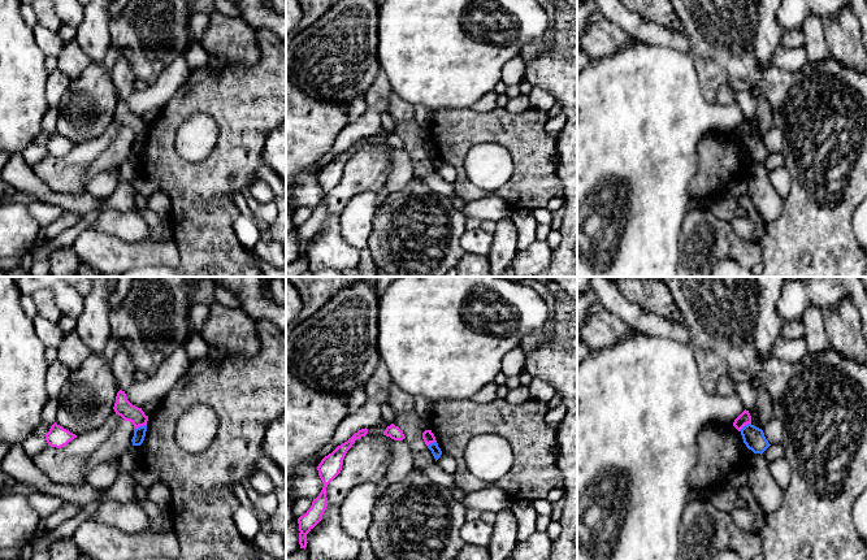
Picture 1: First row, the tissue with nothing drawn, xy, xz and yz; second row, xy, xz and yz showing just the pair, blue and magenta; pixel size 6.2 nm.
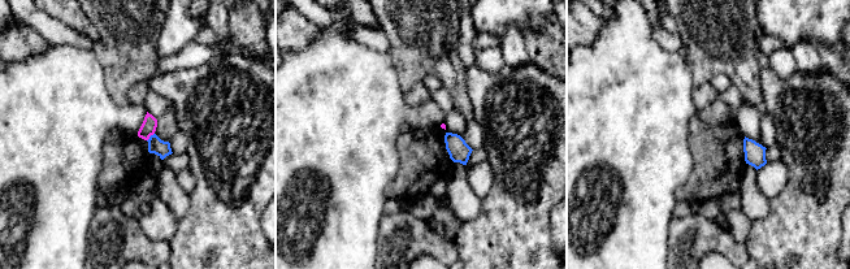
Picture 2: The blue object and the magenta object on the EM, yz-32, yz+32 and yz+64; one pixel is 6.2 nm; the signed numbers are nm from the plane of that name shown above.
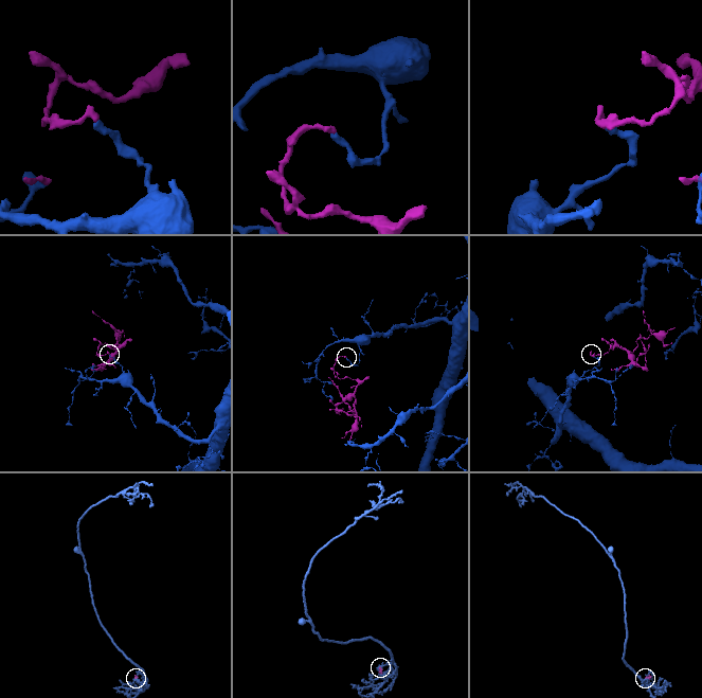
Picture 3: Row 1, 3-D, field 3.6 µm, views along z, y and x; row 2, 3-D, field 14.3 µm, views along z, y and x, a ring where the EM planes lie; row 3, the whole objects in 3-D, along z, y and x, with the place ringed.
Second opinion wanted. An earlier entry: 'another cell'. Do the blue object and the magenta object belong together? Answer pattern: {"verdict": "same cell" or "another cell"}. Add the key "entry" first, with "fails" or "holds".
{"entry": "holds", "verdict": "another cell"}

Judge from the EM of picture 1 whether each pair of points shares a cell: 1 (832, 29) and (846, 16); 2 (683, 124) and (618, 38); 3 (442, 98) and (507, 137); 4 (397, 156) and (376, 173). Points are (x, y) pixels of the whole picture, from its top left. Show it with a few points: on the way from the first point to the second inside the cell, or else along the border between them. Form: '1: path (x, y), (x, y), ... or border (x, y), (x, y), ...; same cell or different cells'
1: path (836, 26), (842, 20); same cell
2: border (632, 37), (628, 46), (611, 55), (594, 57); different cells
3: border (469, 107), (438, 108), (432, 112); different cells
4: border (394, 150), (390, 155), (390, 172), (384, 185); different cells

